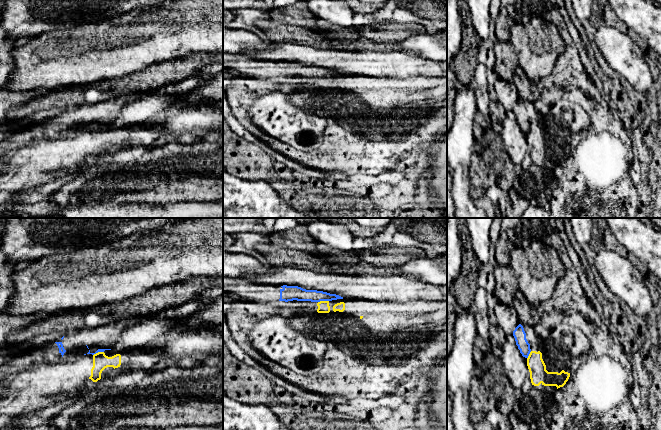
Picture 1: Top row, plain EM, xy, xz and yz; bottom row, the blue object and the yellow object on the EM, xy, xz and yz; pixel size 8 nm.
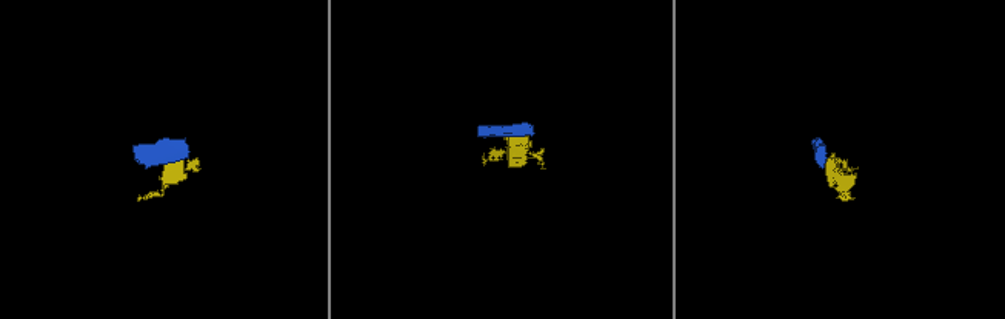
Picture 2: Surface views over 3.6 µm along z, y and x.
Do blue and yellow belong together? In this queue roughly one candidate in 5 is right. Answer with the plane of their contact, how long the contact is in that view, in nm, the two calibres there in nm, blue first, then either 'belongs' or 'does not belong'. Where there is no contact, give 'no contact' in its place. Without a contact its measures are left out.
xz | 90 nm | 110/100 nm | does not belong

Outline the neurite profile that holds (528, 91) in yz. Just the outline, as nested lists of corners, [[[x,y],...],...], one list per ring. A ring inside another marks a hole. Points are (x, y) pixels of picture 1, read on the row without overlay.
[[[518,66],[514,72],[513,82],[518,90],[520,100],[534,103],[540,97],[540,91],[536,83],[530,81],[523,69]]]

